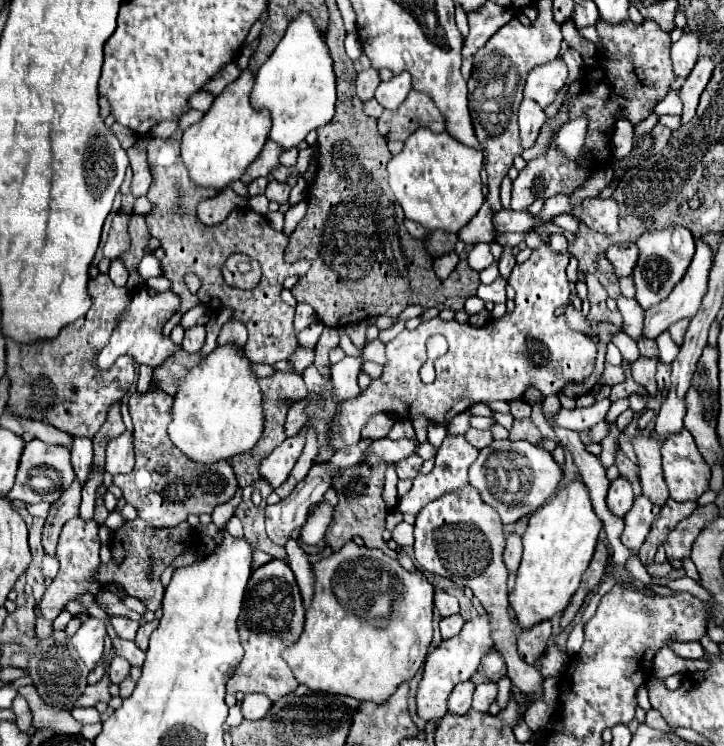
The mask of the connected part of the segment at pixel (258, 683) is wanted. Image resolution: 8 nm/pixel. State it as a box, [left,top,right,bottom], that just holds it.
[227,560,305,700]

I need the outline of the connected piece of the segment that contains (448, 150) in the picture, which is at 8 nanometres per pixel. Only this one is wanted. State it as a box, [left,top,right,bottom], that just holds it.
[389,130,483,232]

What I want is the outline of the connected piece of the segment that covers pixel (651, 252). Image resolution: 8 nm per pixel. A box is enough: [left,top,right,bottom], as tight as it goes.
[633,226,695,310]

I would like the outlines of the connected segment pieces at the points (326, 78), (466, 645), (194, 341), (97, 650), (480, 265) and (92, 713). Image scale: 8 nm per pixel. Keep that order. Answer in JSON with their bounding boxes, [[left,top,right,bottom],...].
[[251,12,335,150],[417,612,495,720],[183,326,205,352],[71,618,105,670],[467,244,495,272],[71,708,101,724]]

